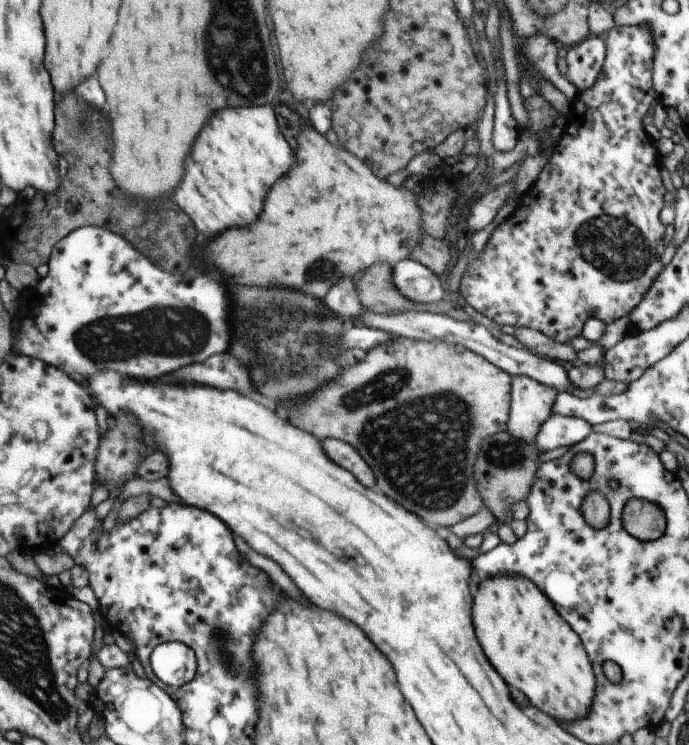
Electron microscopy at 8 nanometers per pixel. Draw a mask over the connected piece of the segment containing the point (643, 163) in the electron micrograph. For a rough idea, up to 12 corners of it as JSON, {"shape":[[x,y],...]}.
{"shape":[[646,25],[603,38],[457,296],[558,343],[658,277]]}

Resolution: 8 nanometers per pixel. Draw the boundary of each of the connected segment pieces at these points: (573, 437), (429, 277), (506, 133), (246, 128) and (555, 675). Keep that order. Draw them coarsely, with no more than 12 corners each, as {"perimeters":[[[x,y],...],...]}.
{"perimeters":[[[551,415],[535,435],[539,453],[582,441],[591,425]],[[411,258],[393,265],[393,283],[414,303],[446,298],[443,279]],[[496,77],[491,142],[507,152],[521,137],[509,112],[505,81]],[[269,106],[211,114],[175,200],[199,242],[293,165]],[[523,575],[484,577],[475,634],[531,706],[577,720],[595,679]]]}

